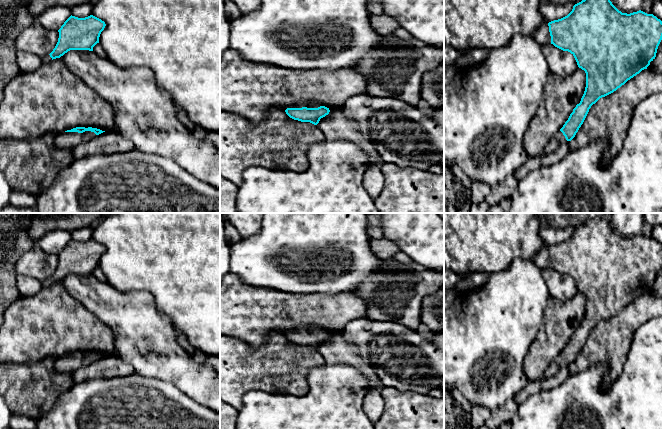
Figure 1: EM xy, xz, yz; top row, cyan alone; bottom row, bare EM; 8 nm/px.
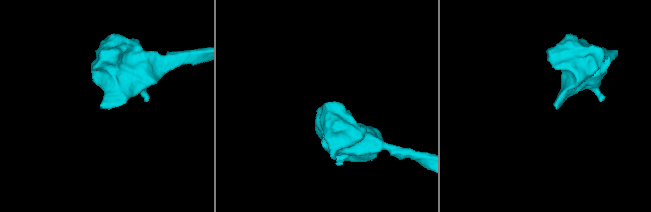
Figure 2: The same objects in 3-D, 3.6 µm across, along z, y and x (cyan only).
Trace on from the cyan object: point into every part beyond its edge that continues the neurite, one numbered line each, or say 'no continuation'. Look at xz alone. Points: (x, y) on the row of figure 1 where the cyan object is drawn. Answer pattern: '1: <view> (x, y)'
1: xz (301, 104)

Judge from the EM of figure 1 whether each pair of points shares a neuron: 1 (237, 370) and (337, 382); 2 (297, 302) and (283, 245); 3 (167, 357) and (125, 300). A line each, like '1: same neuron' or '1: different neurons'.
1: different neurons
2: different neurons
3: same neuron

